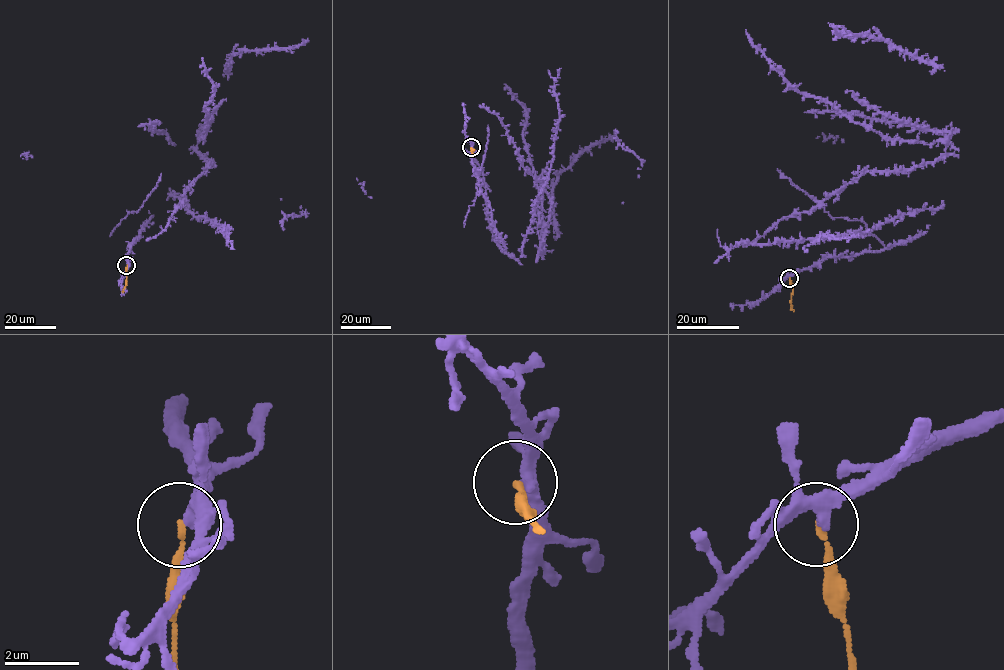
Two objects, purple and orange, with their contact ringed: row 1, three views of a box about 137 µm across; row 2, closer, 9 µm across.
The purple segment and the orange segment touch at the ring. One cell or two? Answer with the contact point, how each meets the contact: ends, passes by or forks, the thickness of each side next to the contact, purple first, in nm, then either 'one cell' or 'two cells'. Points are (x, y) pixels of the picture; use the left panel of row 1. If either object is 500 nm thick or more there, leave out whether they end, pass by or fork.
place (126, 265); purple passes by; orange ends; calibres 320 and 140 nm; two cells

